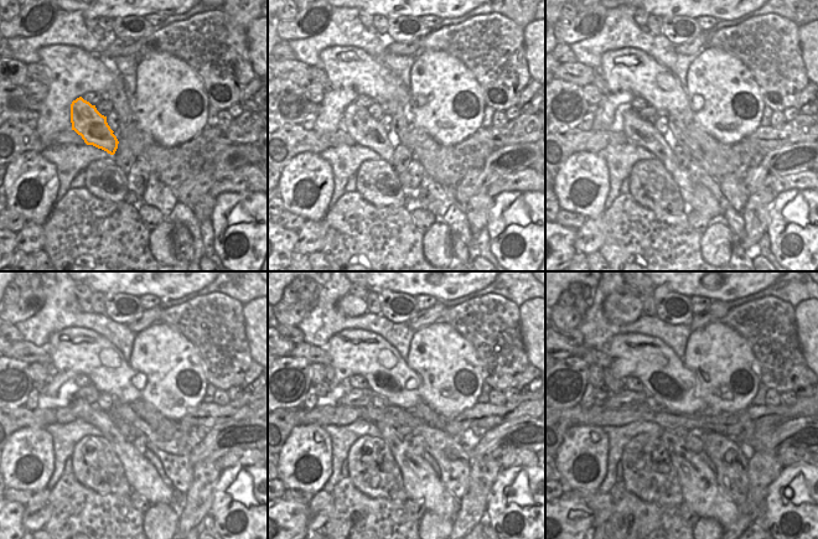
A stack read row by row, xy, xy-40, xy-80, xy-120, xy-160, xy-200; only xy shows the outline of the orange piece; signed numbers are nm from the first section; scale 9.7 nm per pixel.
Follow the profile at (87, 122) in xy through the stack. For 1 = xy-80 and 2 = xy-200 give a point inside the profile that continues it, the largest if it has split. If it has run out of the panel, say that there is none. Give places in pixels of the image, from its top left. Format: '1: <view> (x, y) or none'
1: xy-80 (640, 131)
2: xy-200 (667, 431)

